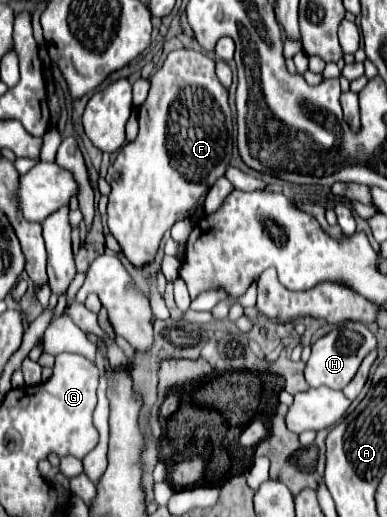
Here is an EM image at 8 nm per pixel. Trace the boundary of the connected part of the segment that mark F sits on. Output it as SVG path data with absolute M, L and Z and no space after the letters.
M174 50L164 60L162 68L152 76L148 100L138 108L140 132L134 142L128 142L116 162L108 168L106 180L112 186L108 202L108 228L122 246L124 256L142 266L156 256L160 240L174 222L190 218L196 206L204 204L208 188L224 176L232 158L232 114L228 106L228 90L220 84L214 72L214 58L194 50Z

